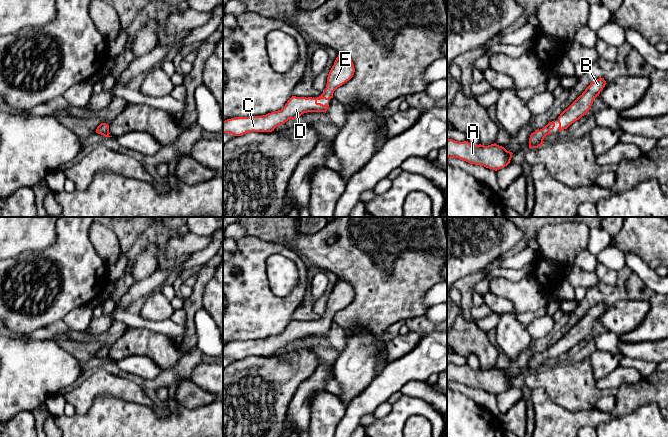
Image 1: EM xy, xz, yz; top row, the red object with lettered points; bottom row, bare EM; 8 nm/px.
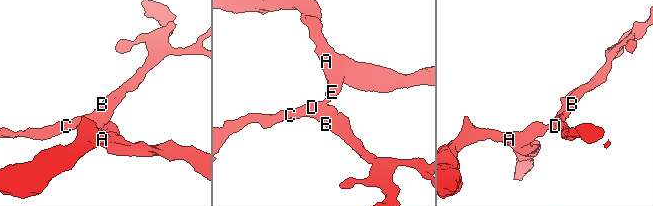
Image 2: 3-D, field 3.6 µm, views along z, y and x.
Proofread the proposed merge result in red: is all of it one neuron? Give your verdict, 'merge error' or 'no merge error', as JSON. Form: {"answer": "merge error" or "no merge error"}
{"answer": "no merge error"}

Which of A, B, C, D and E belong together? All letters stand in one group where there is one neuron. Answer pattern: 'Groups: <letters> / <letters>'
Groups: A B C D E

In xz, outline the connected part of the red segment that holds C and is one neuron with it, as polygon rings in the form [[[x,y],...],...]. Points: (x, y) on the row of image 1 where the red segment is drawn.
[[[340,54],[336,58],[328,77],[324,92],[317,98],[292,96],[285,106],[278,111],[263,116],[237,117],[223,122],[223,133],[241,136],[249,132],[272,132],[274,129],[307,112],[325,112],[329,104],[318,103],[318,100],[333,98],[334,91],[349,81],[355,72],[351,59]]]

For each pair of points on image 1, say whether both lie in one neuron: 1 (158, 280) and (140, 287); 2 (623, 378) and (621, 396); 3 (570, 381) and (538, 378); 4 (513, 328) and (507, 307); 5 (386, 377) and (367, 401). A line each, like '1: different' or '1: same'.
1: same
2: different
3: same
4: different
5: same

